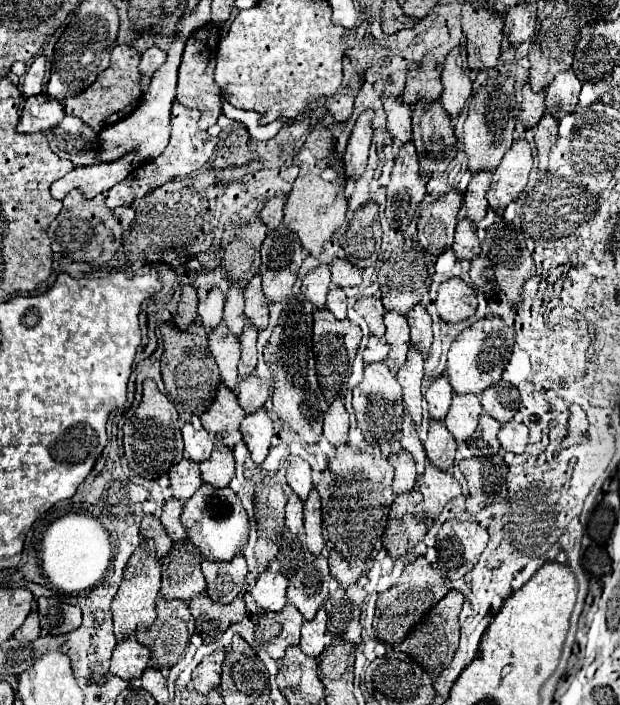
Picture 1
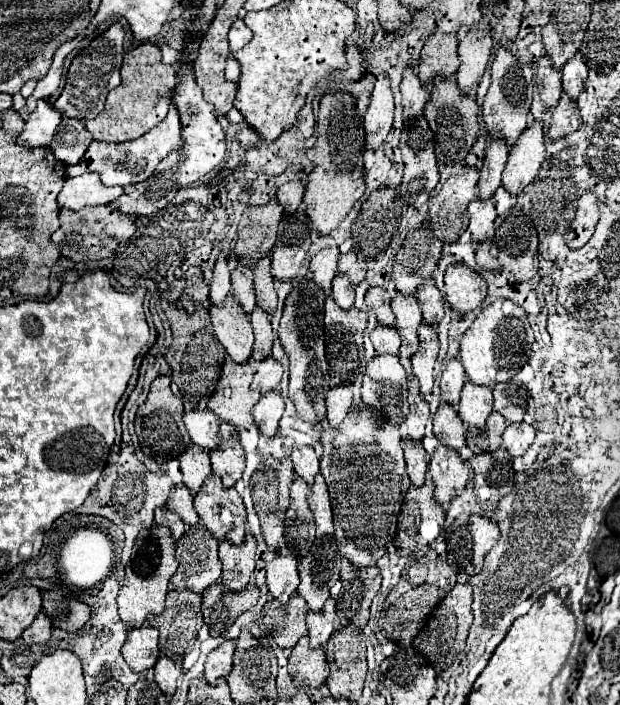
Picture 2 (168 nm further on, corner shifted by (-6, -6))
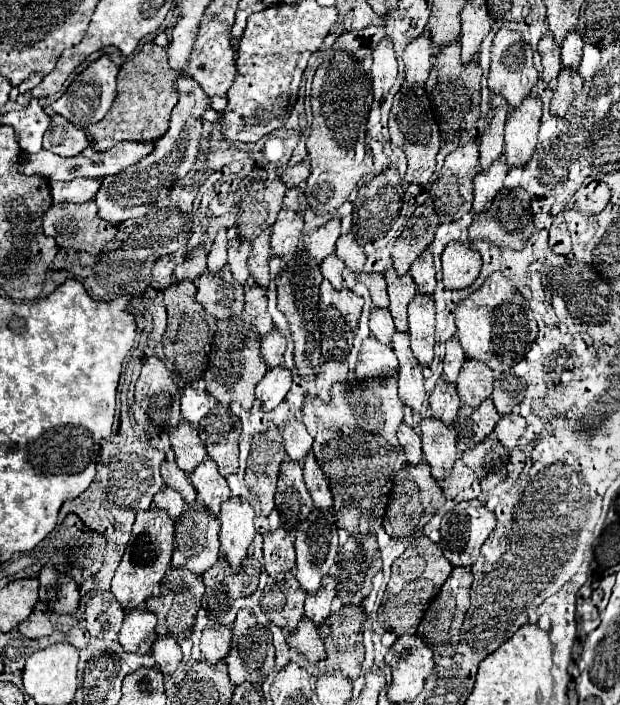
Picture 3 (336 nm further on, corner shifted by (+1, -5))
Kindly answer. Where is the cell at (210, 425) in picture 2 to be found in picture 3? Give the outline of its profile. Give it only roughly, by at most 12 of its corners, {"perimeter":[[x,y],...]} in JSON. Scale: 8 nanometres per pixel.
{"perimeter":[[185,386],[181,418],[193,426],[209,412],[209,394]]}

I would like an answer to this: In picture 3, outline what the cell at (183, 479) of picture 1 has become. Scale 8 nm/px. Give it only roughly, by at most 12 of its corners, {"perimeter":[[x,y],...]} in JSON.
{"perimeter":[[181,420],[169,430],[179,468],[191,474],[205,446],[197,428]]}

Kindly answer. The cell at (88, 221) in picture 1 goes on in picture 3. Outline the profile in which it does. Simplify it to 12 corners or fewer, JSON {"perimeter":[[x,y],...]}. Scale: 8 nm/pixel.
{"perimeter":[[93,200],[53,204],[43,232],[97,256],[117,234]]}

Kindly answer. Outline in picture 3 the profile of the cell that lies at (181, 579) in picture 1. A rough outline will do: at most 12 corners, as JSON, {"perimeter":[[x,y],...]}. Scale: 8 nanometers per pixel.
{"perimeter":[[201,502],[175,520],[173,566],[219,558],[219,520]]}

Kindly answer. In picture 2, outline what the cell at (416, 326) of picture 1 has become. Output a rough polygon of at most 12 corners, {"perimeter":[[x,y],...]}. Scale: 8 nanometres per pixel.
{"perimeter":[[434,279],[416,291],[422,317],[438,327],[444,317],[442,295]]}

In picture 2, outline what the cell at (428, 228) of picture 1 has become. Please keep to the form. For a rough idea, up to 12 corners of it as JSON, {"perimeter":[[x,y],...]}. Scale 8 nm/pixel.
{"perimeter":[[478,171],[450,177],[428,201],[430,227],[456,243],[476,197]]}

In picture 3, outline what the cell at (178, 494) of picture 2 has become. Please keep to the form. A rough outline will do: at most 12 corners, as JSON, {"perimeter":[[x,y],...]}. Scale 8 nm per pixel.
{"perimeter":[[165,460],[161,476],[167,486],[179,490],[187,504],[195,502],[187,472],[177,462]]}

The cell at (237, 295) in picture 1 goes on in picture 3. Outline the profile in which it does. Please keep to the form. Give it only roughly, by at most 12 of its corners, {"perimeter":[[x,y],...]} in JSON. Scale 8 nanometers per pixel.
{"perimeter":[[229,238],[229,266],[237,282],[249,280],[251,242]]}

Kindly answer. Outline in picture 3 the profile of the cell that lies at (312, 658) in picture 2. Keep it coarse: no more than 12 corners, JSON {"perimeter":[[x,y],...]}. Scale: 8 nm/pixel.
{"perimeter":[[301,618],[289,634],[289,646],[299,648],[309,662],[325,658],[323,640],[309,618]]}

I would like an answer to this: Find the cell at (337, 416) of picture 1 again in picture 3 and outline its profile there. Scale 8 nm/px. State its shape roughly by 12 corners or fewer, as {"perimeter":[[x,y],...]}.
{"perimeter":[[327,360],[317,374],[317,396],[329,402],[333,382],[347,380],[347,364]]}

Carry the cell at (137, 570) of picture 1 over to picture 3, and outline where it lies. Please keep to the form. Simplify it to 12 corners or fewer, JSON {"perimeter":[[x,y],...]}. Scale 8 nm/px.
{"perimeter":[[139,510],[111,592],[125,610],[159,594],[173,520]]}

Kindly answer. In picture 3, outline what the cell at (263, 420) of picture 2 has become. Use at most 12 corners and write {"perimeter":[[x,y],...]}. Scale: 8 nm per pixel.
{"perimeter":[[269,368],[255,390],[273,410],[291,388],[291,370]]}

